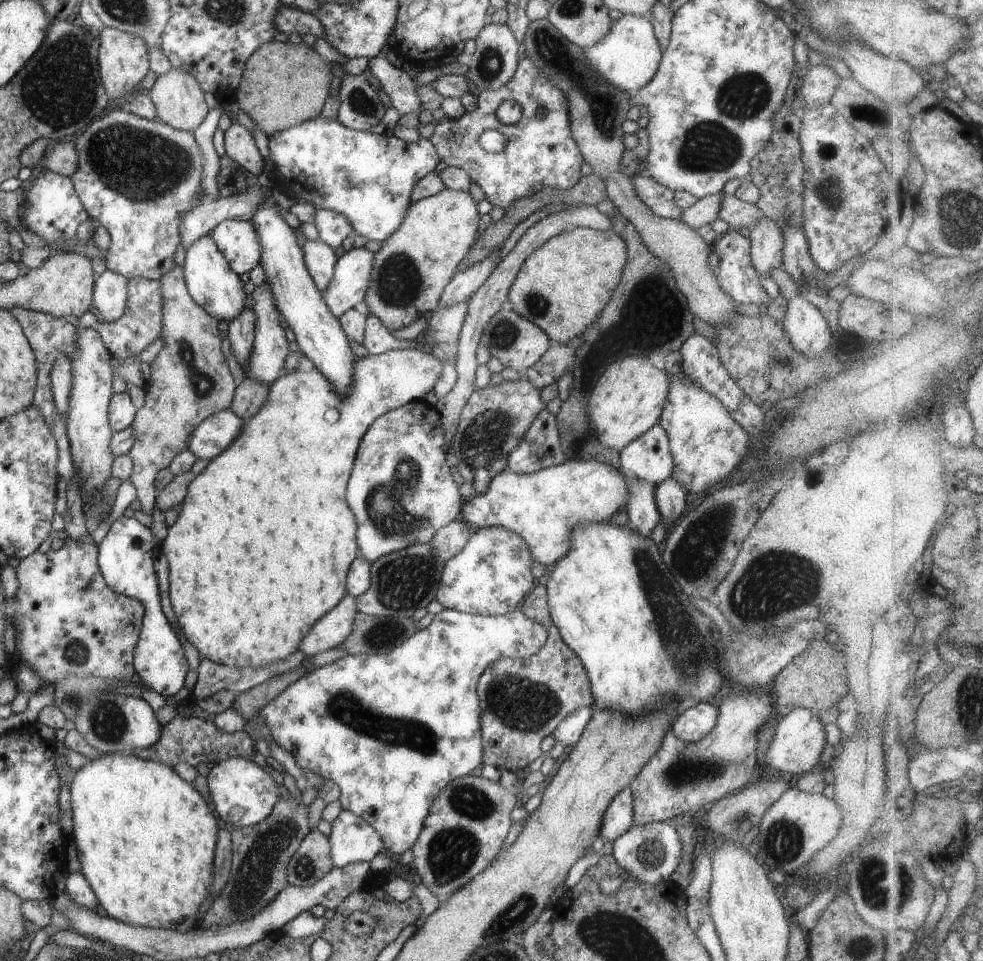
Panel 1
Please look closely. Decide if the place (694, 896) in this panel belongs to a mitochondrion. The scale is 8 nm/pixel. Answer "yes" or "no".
no

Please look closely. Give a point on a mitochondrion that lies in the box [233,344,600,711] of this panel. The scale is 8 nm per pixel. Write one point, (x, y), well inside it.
(394, 506)

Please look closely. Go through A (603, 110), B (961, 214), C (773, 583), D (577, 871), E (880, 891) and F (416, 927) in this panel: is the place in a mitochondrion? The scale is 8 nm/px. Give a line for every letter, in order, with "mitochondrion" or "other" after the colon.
A: mitochondrion
B: mitochondrion
C: mitochondrion
D: other
E: mitochondrion
F: other

